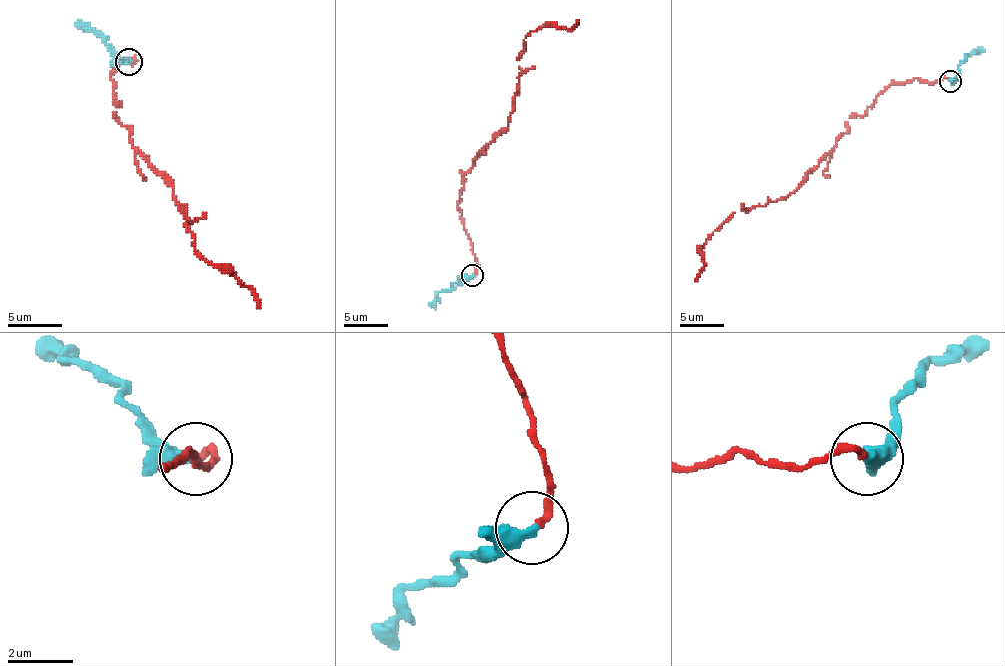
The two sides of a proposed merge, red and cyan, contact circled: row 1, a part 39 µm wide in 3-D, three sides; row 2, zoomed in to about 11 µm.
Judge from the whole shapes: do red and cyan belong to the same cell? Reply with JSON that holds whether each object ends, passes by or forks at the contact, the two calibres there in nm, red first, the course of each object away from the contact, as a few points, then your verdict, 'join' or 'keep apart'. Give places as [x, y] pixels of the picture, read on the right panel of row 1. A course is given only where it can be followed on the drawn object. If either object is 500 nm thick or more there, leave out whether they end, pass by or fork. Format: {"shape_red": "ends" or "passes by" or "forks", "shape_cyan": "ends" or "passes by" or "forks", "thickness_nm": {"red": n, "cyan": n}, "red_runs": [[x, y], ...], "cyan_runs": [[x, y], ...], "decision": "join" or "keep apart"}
{"shape_red": "ends", "shape_cyan": "ends", "thickness_nm": {"red": 200, "cyan": 440}, "red_runs": [[951, 80], [894, 82], [849, 118], [801, 184], [732, 213], [702, 246], [695, 281]], "cyan_runs": [[951, 80], [966, 56], [984, 49]], "decision": "join"}

